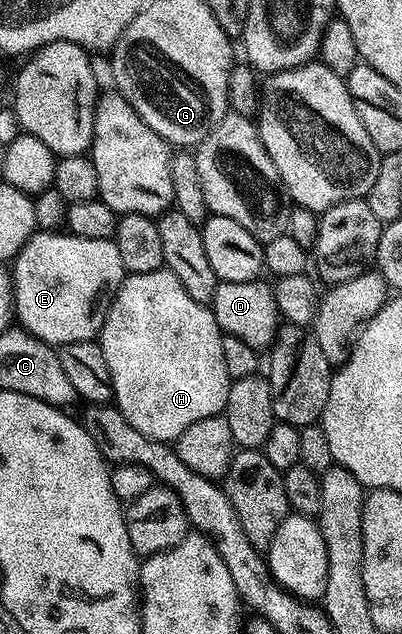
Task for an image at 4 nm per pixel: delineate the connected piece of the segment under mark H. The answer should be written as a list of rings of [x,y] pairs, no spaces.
[[[167,268],[127,275],[104,316],[98,341],[110,371],[115,407],[130,426],[148,438],[172,442],[198,420],[221,415],[232,383],[223,359],[223,335],[211,307],[194,300]]]

